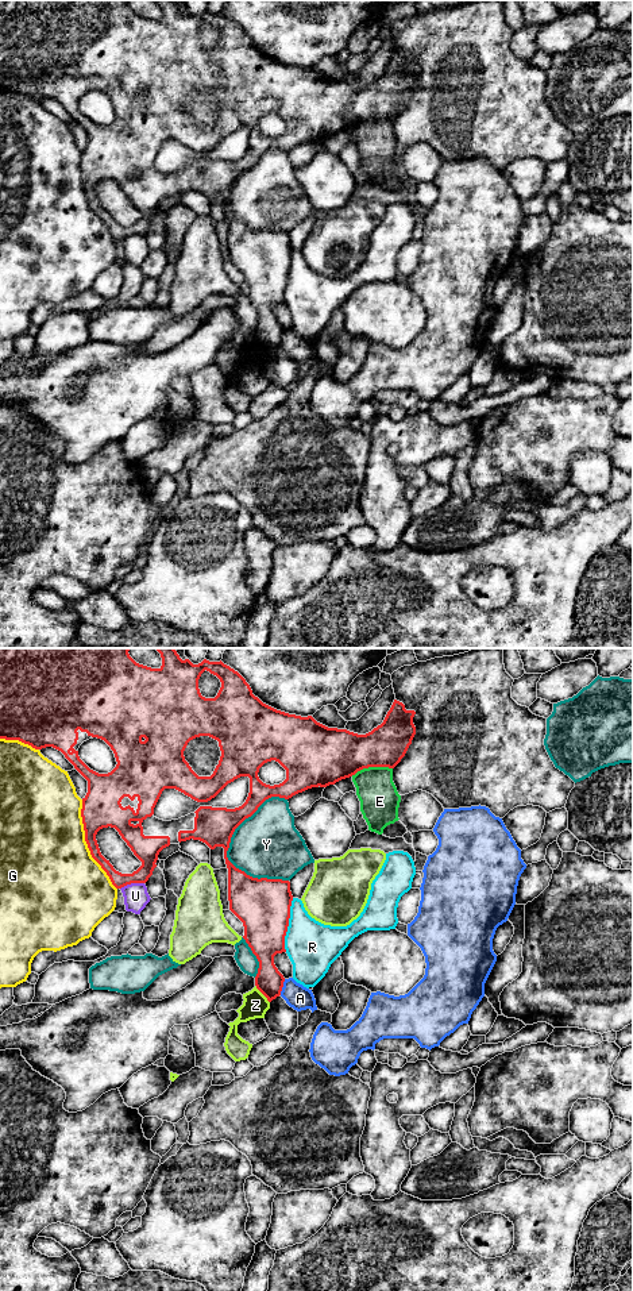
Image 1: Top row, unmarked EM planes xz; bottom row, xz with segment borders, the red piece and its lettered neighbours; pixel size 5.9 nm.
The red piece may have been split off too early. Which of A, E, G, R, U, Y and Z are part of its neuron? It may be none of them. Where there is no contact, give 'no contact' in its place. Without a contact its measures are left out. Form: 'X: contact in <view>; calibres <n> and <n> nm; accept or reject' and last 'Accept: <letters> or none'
A: contact in xz; calibres 170 and 140 nm; reject
E: contact in xz; calibres 320 and 240 nm; reject
G: contact in xz; calibres 240 and 500 nm; reject
R: contact in xz; calibres 320 and 300 nm; reject
U: contact in xz; calibres 160 and 140 nm; reject
Y: contact in xz; calibres 220 and 380 nm; reject
Z: contact in xz; calibres 170 and 150 nm; reject
Accept: none

